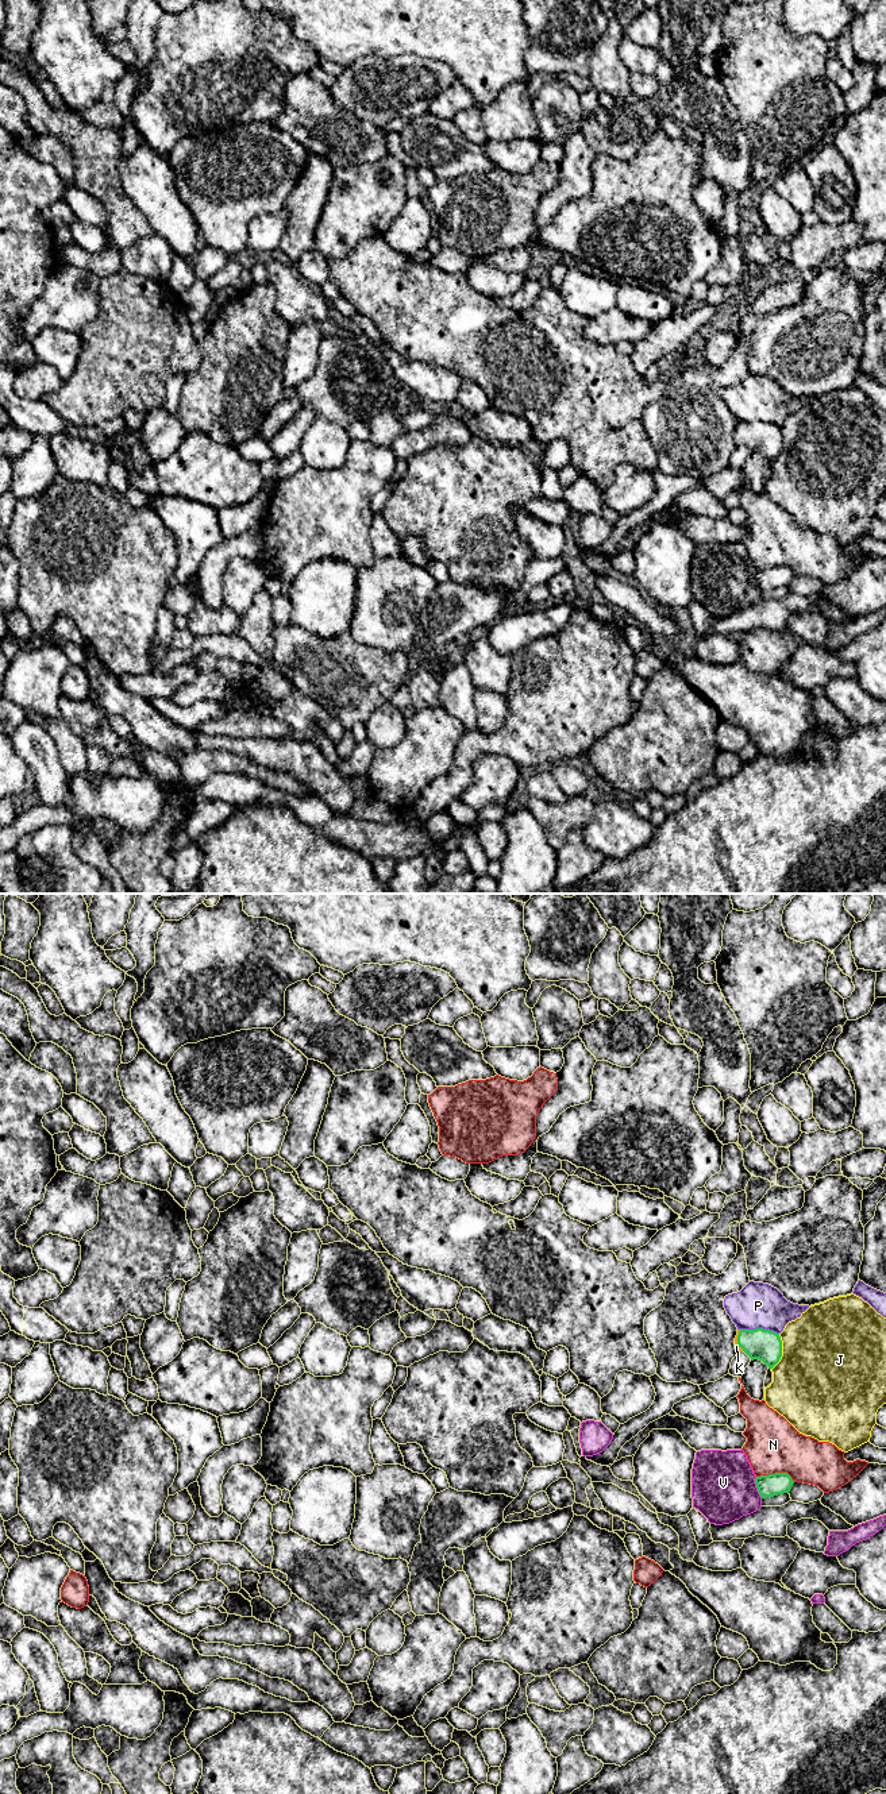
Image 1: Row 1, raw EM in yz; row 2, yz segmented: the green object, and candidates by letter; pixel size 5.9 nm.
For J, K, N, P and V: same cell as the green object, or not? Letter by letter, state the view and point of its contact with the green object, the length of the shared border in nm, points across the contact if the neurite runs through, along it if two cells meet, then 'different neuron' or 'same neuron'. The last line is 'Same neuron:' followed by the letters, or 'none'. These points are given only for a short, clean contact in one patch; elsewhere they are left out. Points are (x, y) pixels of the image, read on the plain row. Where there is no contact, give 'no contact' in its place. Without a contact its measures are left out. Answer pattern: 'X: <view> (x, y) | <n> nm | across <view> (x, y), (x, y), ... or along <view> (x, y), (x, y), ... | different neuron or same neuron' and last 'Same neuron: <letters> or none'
J: yz (781, 444) | 220 nm | different neuron
K: yz (738, 433) | 130 nm | across yz (763, 438), (738, 433), (736, 439) | same neuron
N: yz (775, 566) | 240 nm | different neuron
P: yz (759, 421) | 240 nm | different neuron
V: yz (758, 581) | 130 nm | different neuron
Same neuron: K

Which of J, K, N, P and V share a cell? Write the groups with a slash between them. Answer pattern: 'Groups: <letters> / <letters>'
Groups: J / K / N / P / V

